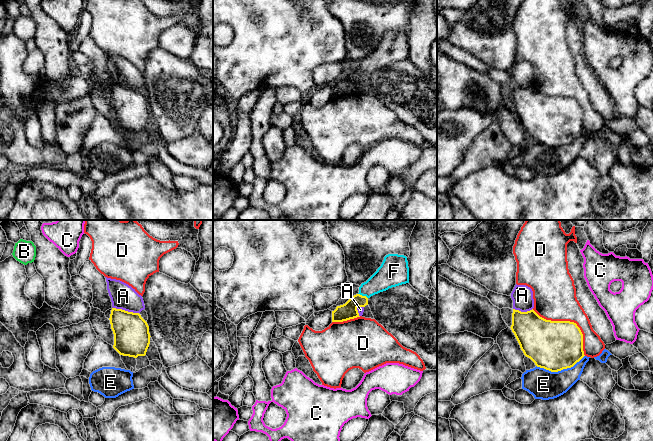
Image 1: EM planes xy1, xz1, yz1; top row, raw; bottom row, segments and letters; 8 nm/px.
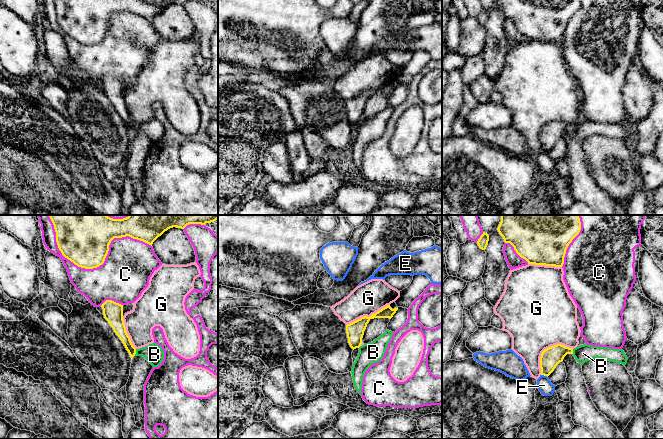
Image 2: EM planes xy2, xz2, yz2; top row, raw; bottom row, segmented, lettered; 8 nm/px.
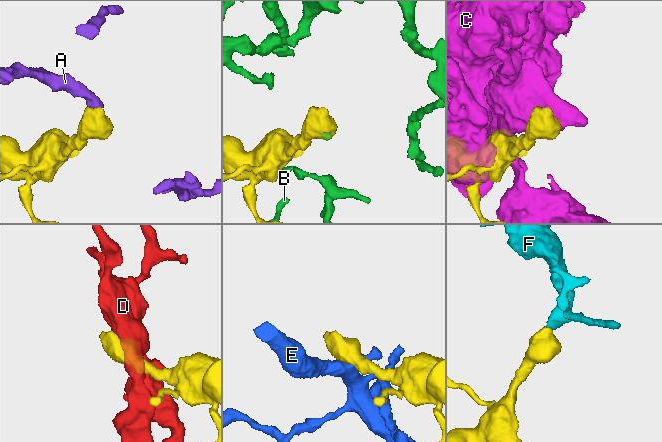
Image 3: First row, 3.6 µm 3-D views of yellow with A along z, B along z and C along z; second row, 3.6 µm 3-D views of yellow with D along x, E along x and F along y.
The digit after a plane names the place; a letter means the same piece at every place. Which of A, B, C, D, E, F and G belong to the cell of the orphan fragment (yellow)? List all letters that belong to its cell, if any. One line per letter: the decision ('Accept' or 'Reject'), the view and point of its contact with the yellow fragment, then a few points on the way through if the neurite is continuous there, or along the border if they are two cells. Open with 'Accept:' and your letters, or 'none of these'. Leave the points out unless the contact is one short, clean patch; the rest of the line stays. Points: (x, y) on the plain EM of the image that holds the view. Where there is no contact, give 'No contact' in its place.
Accept: F
A: Reject. Touches yellow at xy1 (126, 87). Boundary: xy1 (113, 83), (138, 89)
B: Reject. Touches yellow at xy2 (135, 128). Boundary: xy2 (136, 125), (134, 131)
C: Reject. Touches yellow at xy2 (98, 42)
D: Reject. Touches yellow at yz1 (569, 97)
E: Reject. Touches yellow at yz1 (560, 146)
F: Accept. Touches yellow at xz1 (363, 72). Path across: xz1 (347, 87), (363, 72), (376, 59), (387, 52)
G: Reject. Touches yellow at yz2 (547, 124)

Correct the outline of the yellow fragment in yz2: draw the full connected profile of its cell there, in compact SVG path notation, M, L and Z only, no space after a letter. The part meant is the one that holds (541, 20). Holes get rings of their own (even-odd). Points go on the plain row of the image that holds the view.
M499 0L497 6L528 40L562 43L566 26L579 10L581 0Z

